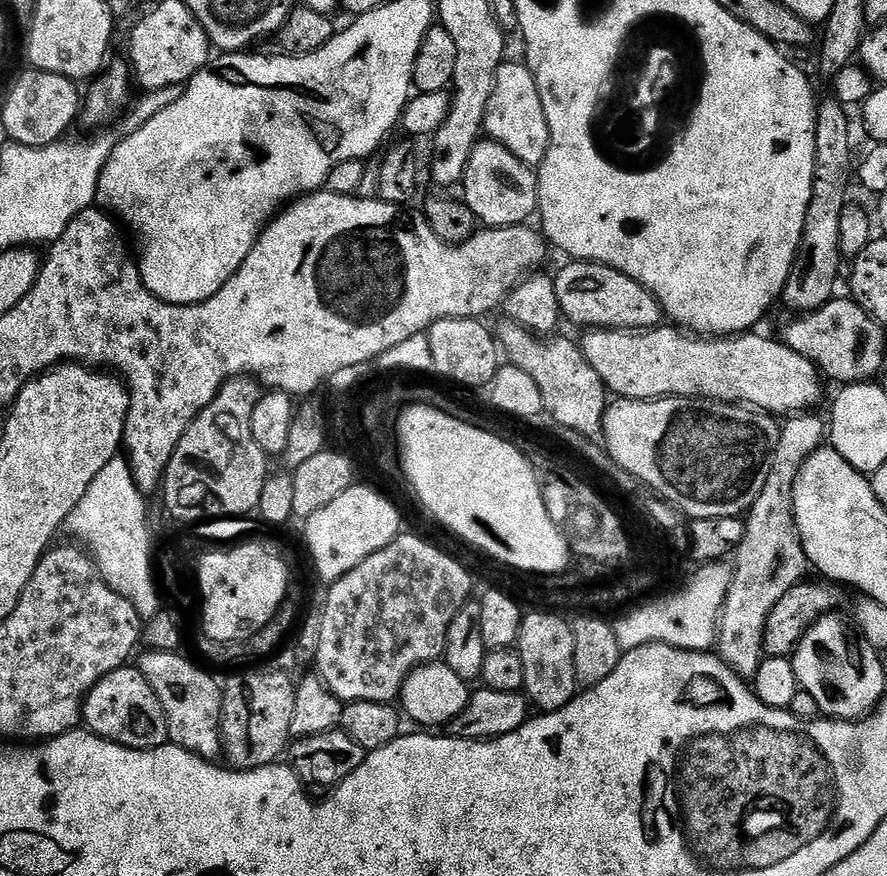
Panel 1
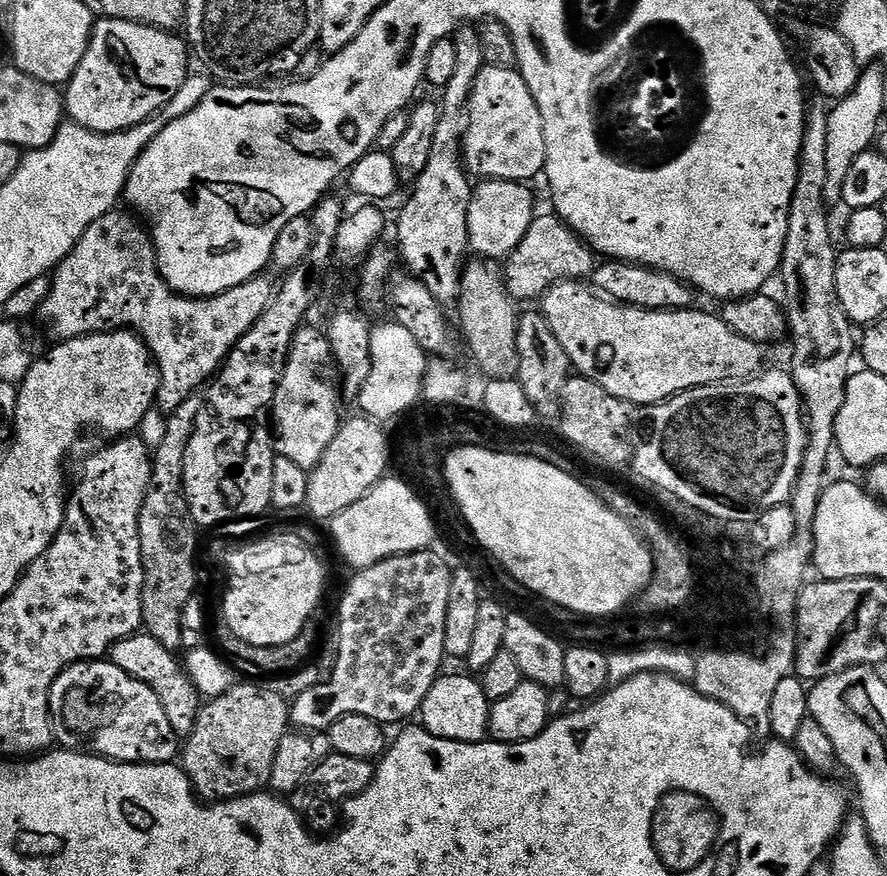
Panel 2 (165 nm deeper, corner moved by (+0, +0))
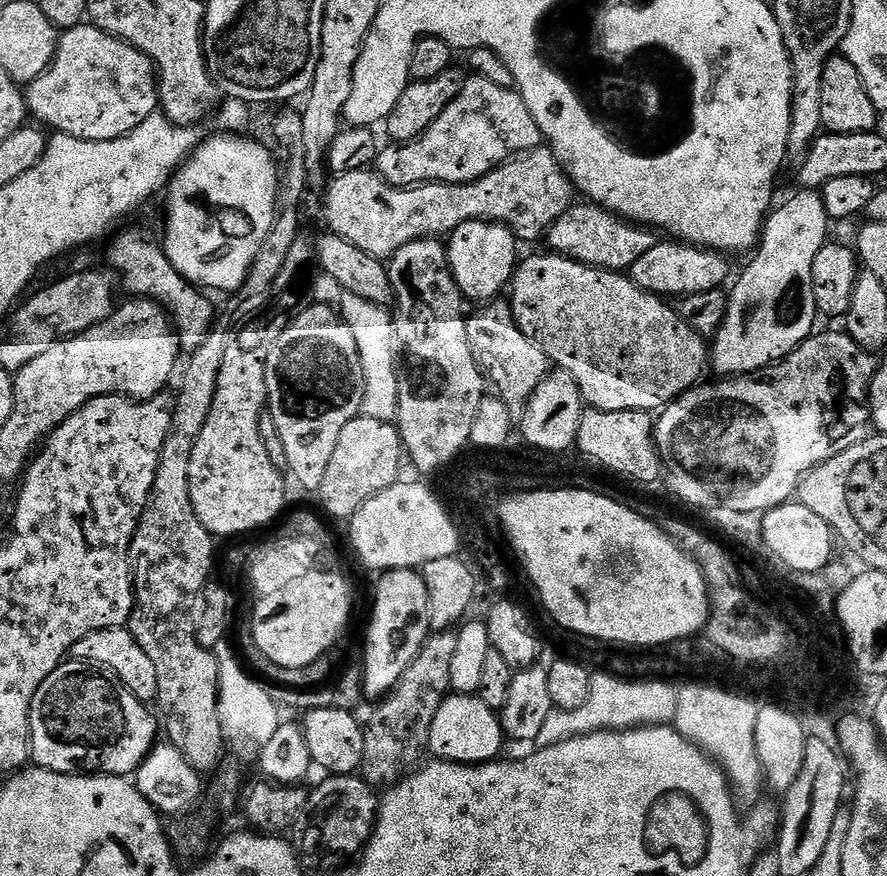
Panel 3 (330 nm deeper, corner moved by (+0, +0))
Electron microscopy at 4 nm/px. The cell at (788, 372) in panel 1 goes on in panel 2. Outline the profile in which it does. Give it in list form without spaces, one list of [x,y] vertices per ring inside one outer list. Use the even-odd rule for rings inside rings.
[[[566,279],[546,289],[544,295],[539,297],[538,308],[544,313],[546,322],[550,322],[554,338],[562,342],[562,350],[566,350],[569,365],[579,375],[602,386],[606,394],[614,394],[614,398],[629,406],[660,404],[679,392],[705,388],[707,384],[717,384],[723,380],[746,380],[762,368],[761,345],[742,338],[742,334],[734,334],[723,318],[711,316],[708,312],[646,312],[643,308],[629,304],[617,304],[597,294],[587,283]]]

